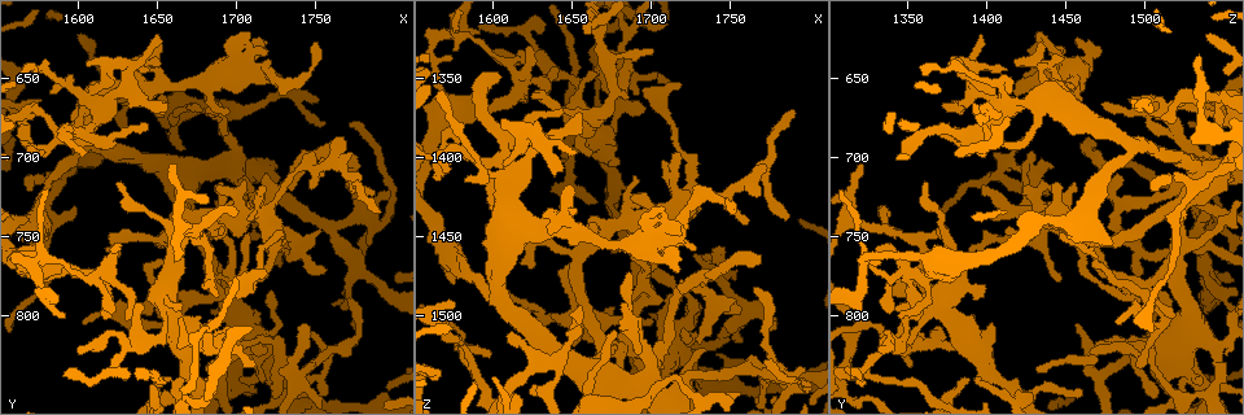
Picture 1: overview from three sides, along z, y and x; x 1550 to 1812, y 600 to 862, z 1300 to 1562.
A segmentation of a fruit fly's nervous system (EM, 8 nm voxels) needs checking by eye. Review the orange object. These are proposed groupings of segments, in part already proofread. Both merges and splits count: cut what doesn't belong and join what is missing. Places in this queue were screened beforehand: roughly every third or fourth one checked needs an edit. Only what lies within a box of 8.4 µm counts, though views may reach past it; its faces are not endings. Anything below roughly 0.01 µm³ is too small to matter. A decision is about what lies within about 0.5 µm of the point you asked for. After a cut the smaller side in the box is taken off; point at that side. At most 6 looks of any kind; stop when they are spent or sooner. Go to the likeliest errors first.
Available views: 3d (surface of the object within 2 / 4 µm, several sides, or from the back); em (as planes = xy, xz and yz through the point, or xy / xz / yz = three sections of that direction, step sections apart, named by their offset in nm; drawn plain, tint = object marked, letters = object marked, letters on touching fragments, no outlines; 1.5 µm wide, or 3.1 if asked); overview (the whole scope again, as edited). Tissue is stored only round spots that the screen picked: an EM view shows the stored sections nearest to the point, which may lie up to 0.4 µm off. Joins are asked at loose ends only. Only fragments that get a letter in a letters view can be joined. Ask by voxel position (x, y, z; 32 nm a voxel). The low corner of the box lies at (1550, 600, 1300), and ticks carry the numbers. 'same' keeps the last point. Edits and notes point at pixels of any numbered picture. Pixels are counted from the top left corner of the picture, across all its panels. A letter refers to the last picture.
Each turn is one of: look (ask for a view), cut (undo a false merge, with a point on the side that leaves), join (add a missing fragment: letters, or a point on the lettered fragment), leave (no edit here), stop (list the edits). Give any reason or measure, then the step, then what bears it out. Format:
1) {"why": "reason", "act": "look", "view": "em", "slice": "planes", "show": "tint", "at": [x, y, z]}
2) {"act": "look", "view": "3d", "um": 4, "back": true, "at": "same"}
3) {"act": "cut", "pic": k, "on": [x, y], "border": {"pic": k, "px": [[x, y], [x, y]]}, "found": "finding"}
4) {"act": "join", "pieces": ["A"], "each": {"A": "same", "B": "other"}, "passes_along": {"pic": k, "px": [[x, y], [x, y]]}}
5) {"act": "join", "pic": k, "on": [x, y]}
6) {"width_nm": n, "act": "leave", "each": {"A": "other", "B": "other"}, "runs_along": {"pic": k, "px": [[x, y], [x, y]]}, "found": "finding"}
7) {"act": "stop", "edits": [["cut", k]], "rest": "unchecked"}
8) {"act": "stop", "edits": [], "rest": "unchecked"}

{"why": "touches itself", "act": "look", "view": "em", "slice": "yz", "step": 8, "show": "tint", "at": [1570, 766, 1322]}

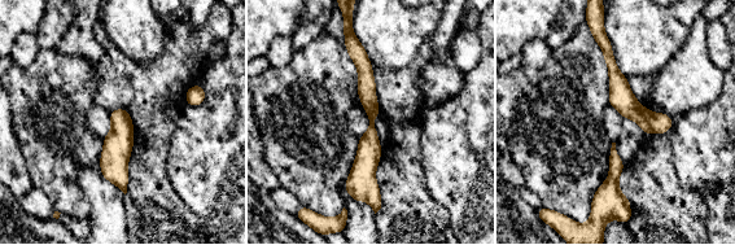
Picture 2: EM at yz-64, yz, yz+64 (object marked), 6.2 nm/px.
{"act": "look", "view": "em", "slice": "planes", "show": "letters", "at": "same"}

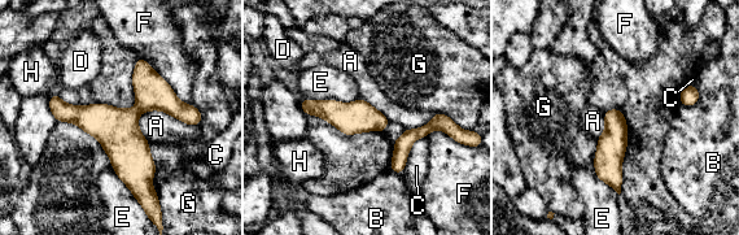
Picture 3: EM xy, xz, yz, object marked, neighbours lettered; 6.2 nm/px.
{"act": "cut", "pic": 3, "on": [152, 92], "each": {"A": "other", "B": "other", "C": "other", "D": "other", "E": "other", "F": "other", "G": "other", "H": "other"}, "part_leaving": {"pic": 3, "px": [[445, 120], [416, 133], [393, 168]]}, "found": "a second neuron is stuck on"}

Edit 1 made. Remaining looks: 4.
{"act": "look", "view": "overview"}

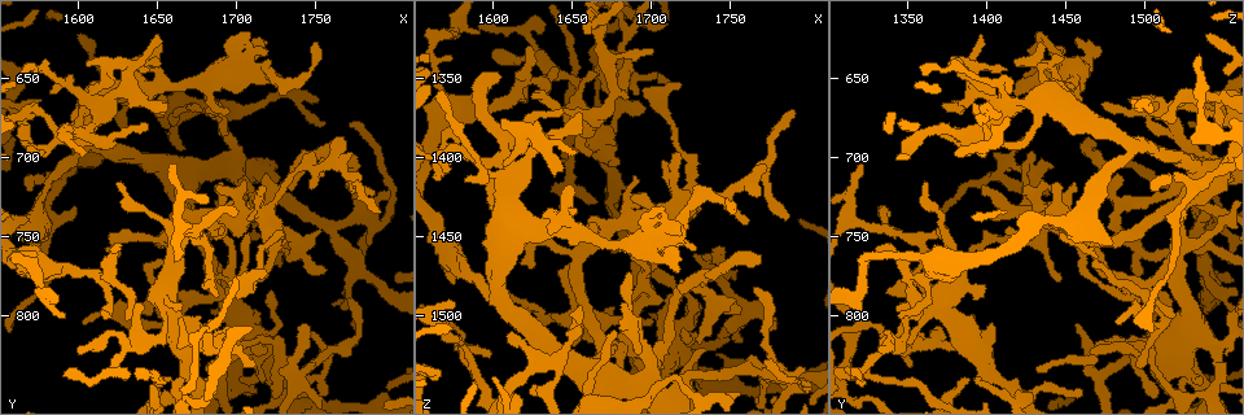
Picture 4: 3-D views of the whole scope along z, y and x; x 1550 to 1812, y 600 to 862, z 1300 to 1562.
{"why": "an open end", "act": "look", "view": "3d", "um": 2, "at": [1752, 630, 1434]}

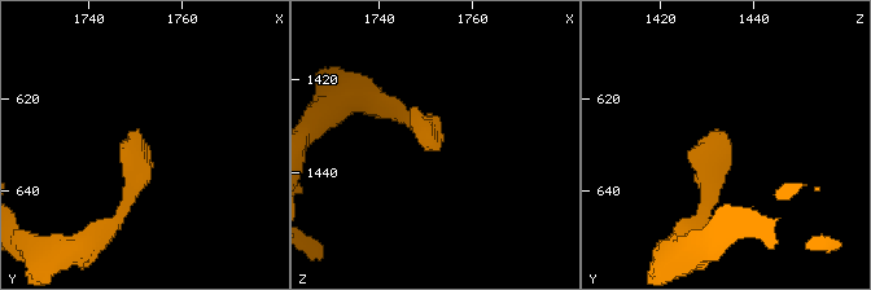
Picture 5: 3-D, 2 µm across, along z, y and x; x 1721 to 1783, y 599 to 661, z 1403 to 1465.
{"act": "look", "view": "em", "slice": "xz", "step": 4, "show": "tint", "at": [1752, 628, 1432]}

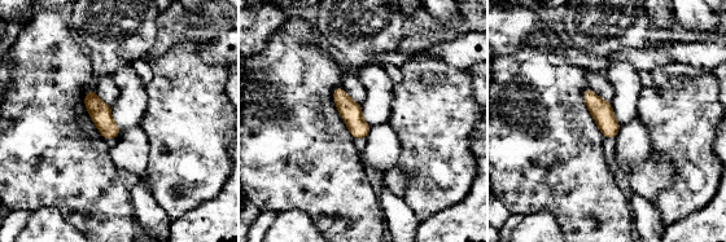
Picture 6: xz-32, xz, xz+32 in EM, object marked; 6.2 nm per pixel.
{"why": "cut it another way", "act": "look", "view": "em", "slice": "planes", "show": "letters", "at": "same"}

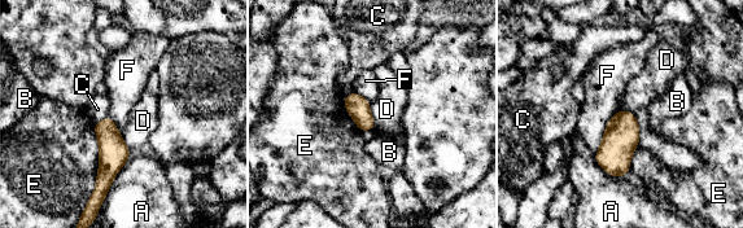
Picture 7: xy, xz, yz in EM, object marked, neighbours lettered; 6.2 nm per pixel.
{"act": "leave", "each": {"A": "other", "B": "other", "C": "other", "D": "other", "E": "other", "F": "other"}, "border": {"pic": 7, "px": [[370, 102], [374, 130]]}, "found": "no lettered fragment goes on from it"}

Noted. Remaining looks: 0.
{"act": "stop", "edits": [["cut", 3]], "rest": "unchecked"}

